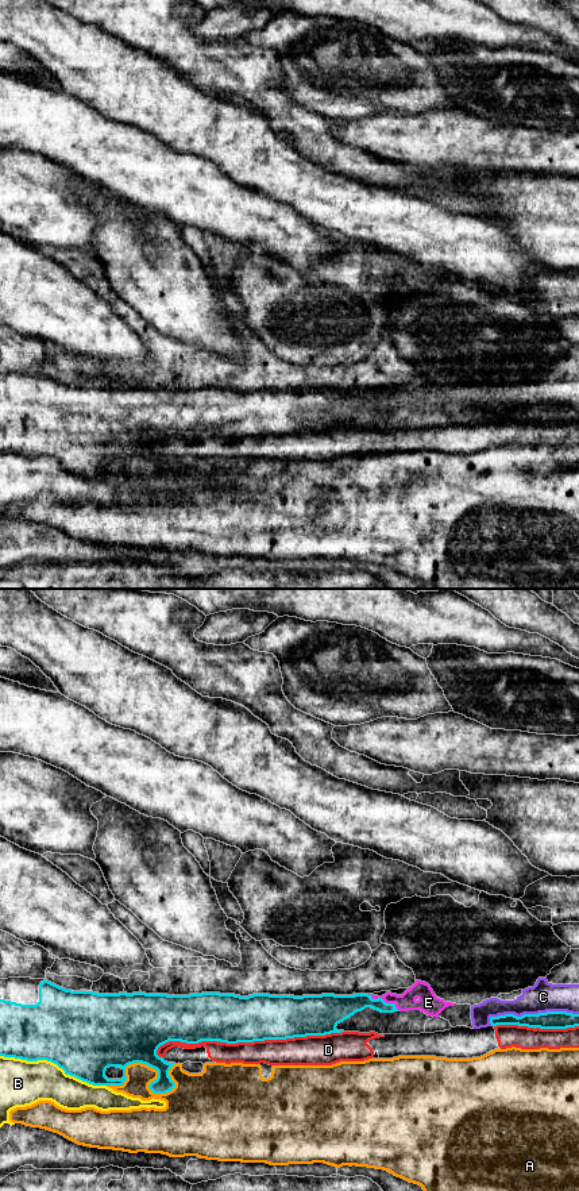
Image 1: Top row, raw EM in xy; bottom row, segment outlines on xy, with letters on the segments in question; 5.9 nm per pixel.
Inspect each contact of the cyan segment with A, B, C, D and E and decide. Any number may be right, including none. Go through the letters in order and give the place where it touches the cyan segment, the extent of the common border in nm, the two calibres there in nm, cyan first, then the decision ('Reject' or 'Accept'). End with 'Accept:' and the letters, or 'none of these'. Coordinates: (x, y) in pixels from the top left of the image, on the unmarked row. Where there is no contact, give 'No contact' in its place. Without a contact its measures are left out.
A: Touches cyan at xy (157, 465). Shared border 440 nm. Thickness 320 nm (cyan) against 220 nm. Reject
B: Touches cyan at xy (53, 457). Shared border 650 nm. Thickness 500 nm (cyan) against 280 nm. Reject
C: Touches cyan at xy (532, 409). Shared border 550 nm. Thickness 110 nm (cyan) against 180 nm. Reject
D: Touches cyan at xy (247, 436). Shared border 1150 nm. Thickness 300 nm (cyan) against 160 nm. Reject
E: Touches cyan at xy (383, 396). Shared border 200 nm. Thickness 140 nm (cyan) against 110 nm. Reject
Accept: none of these

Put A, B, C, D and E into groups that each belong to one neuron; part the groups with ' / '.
A / B / C E / D

